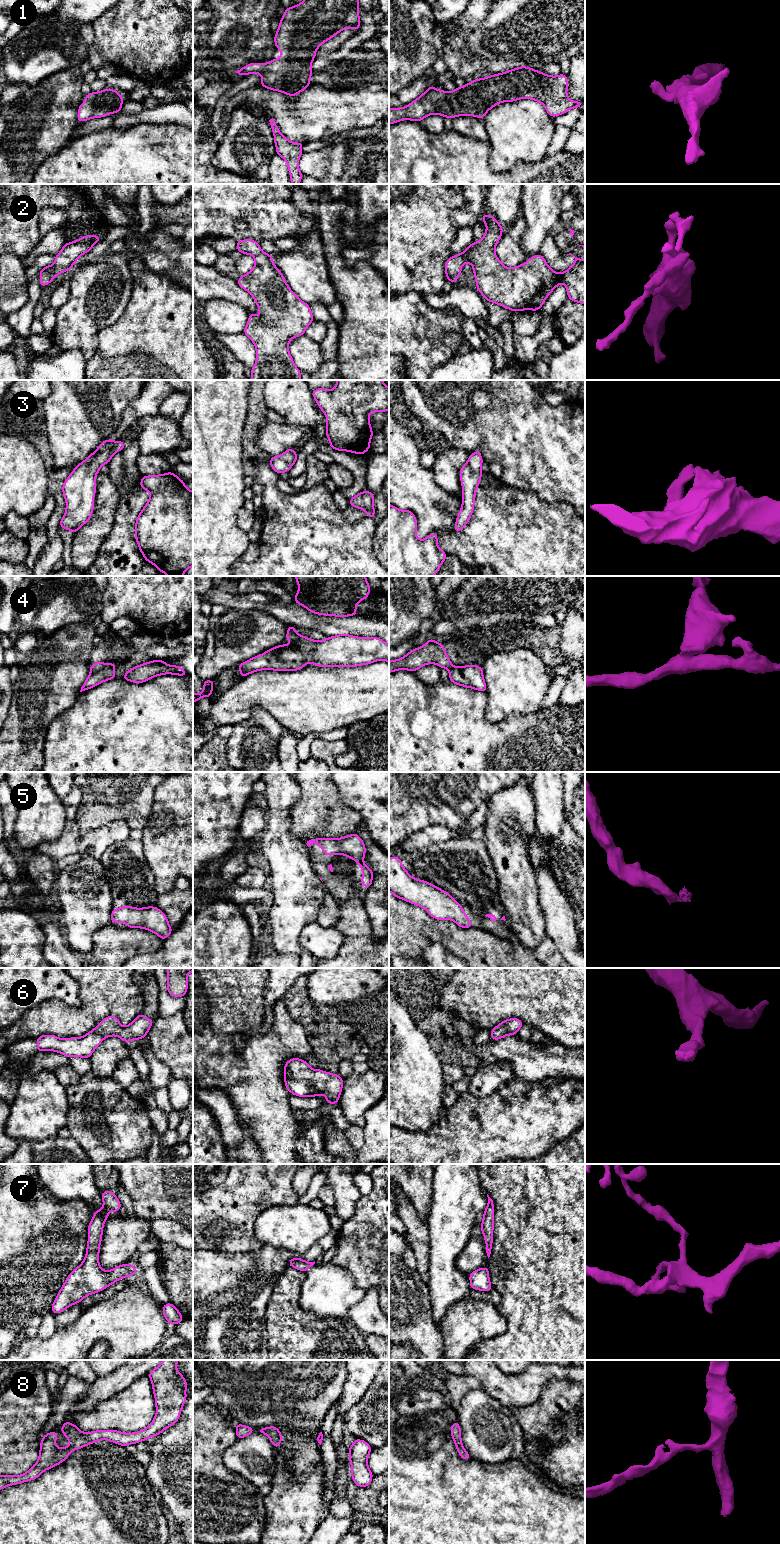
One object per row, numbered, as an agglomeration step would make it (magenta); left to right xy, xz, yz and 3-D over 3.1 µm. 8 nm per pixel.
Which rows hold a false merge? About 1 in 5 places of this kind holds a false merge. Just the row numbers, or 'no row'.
4

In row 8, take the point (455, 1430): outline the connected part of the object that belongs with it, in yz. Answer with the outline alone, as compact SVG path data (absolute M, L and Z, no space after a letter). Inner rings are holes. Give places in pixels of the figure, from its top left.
M458 1421L451 1424L450 1432L451 1432L451 1436L453 1438L454 1444L462 1460L469 1460L471 1457L463 1447L463 1443L461 1440L461 1428Z

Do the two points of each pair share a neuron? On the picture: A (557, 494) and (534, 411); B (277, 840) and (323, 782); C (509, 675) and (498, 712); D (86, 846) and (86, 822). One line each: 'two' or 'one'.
A: one
B: two
C: one
D: two

